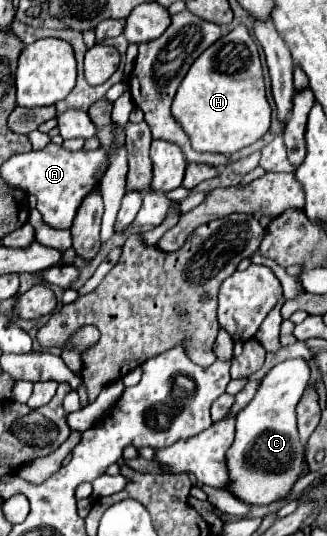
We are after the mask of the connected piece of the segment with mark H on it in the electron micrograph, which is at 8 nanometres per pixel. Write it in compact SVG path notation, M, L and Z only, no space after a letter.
M236 26L232 32L216 40L210 48L206 48L190 66L188 74L184 76L174 104L172 104L172 116L182 126L182 130L188 134L190 144L196 152L208 152L208 150L222 150L214 154L234 154L242 150L244 146L254 144L258 138L262 138L270 128L270 116L272 108L266 100L266 86L262 76L262 64L258 56L258 46L254 38L250 36L246 26Z

